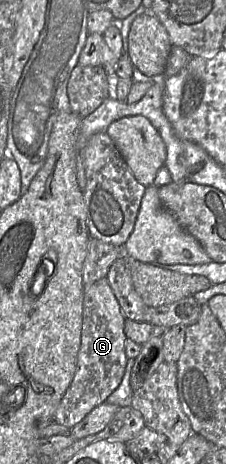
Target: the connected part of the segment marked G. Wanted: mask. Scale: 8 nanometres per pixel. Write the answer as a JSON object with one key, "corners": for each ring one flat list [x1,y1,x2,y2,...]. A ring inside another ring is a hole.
{"corners":[[106,277,89,287,84,287,81,346,78,352,77,370,53,416,53,420,58,424,71,429,94,408,106,402,122,382,129,360,125,352,127,339,124,331,125,320]]}

